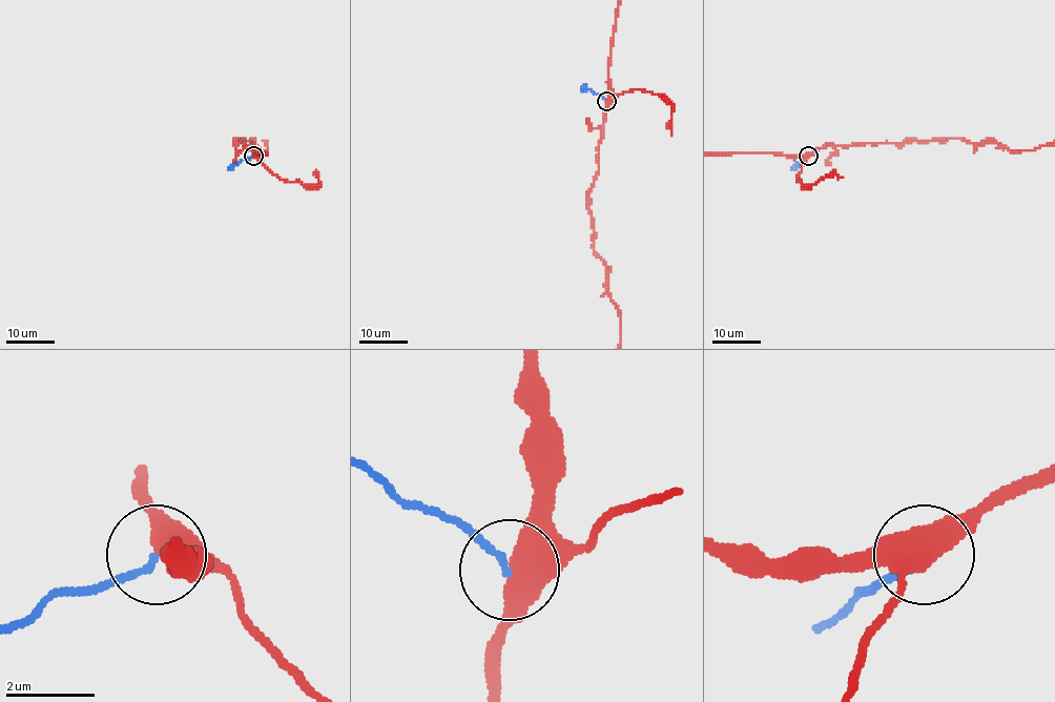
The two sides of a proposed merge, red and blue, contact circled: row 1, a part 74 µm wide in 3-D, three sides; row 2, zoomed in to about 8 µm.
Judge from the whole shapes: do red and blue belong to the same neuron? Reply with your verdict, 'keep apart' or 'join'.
join

